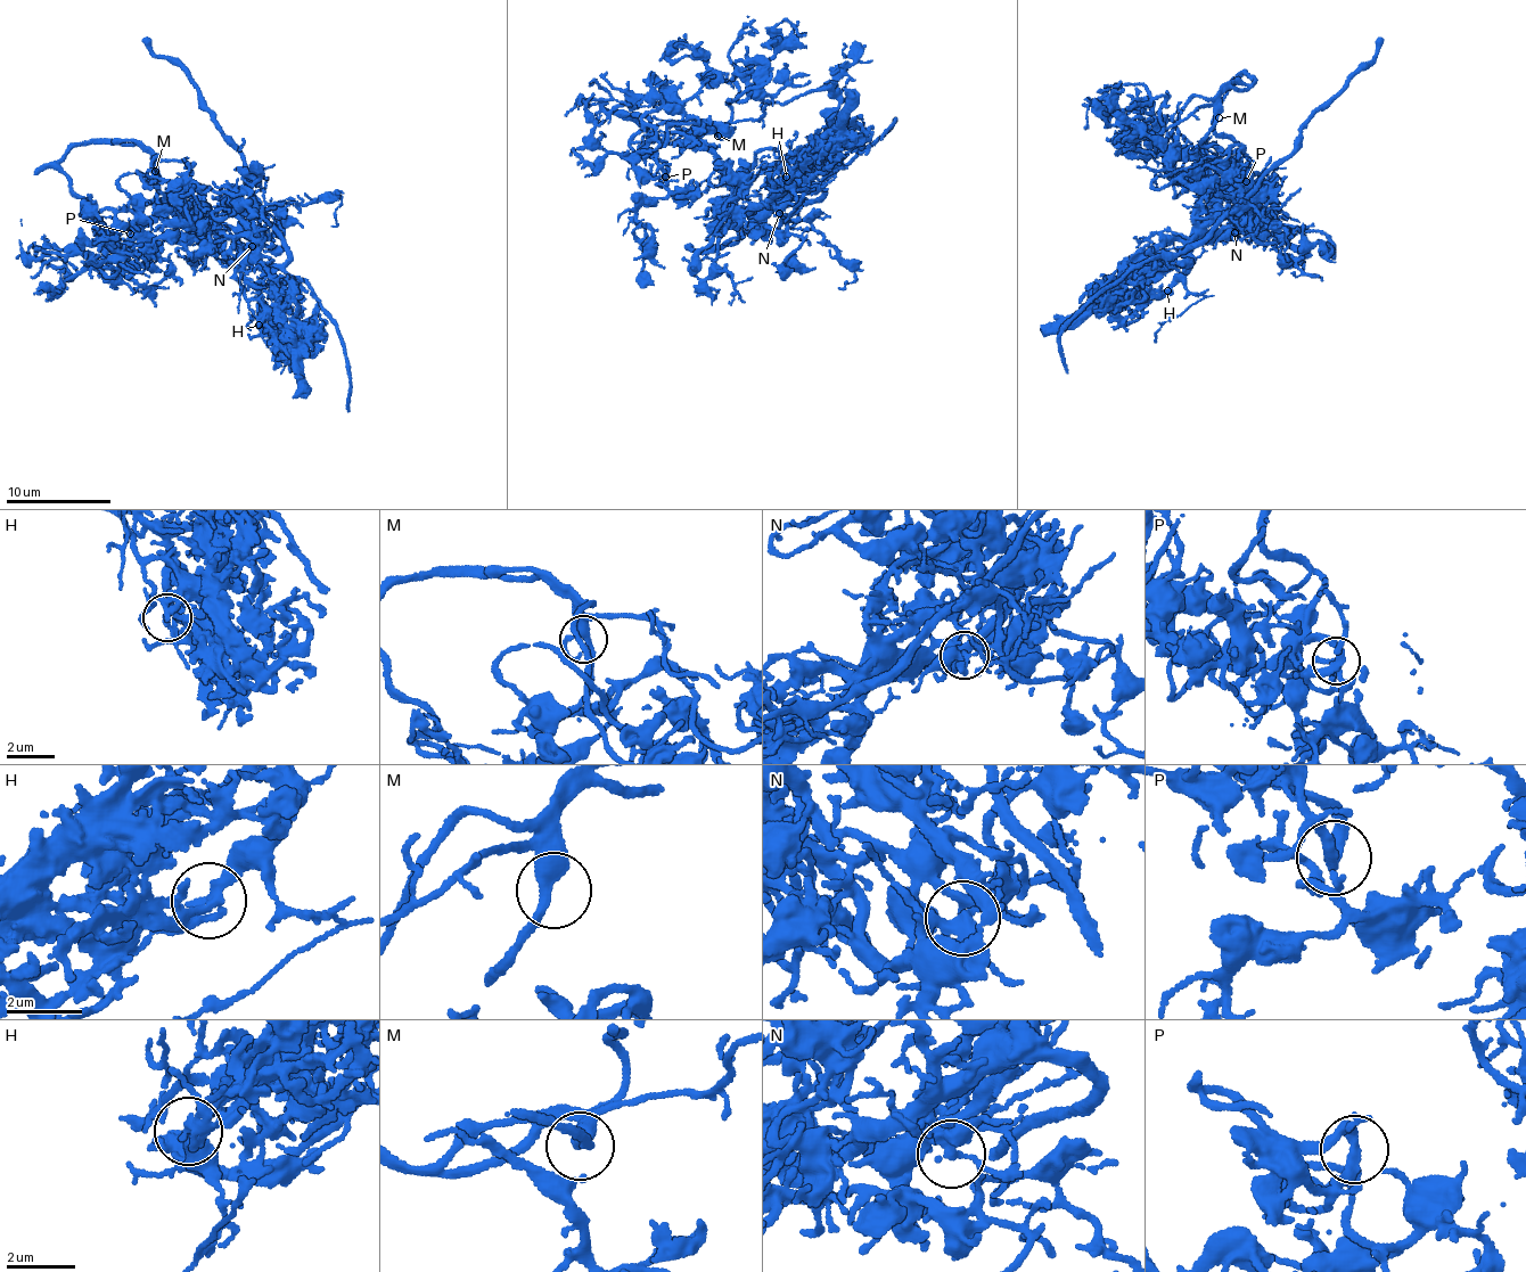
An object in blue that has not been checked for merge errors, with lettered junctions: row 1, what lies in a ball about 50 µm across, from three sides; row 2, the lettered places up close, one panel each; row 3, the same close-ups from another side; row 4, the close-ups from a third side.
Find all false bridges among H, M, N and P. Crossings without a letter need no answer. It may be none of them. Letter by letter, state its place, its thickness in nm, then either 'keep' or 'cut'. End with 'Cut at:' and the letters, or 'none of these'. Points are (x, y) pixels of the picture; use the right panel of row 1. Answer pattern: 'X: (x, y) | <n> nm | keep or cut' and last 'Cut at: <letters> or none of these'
H: (1167, 290) | 260 nm | cut
M: (1219, 117) | 400 nm | keep
N: (1235, 232) | 300 nm | cut
P: (1246, 181) | 280 nm | keep
Cut at: H, N

